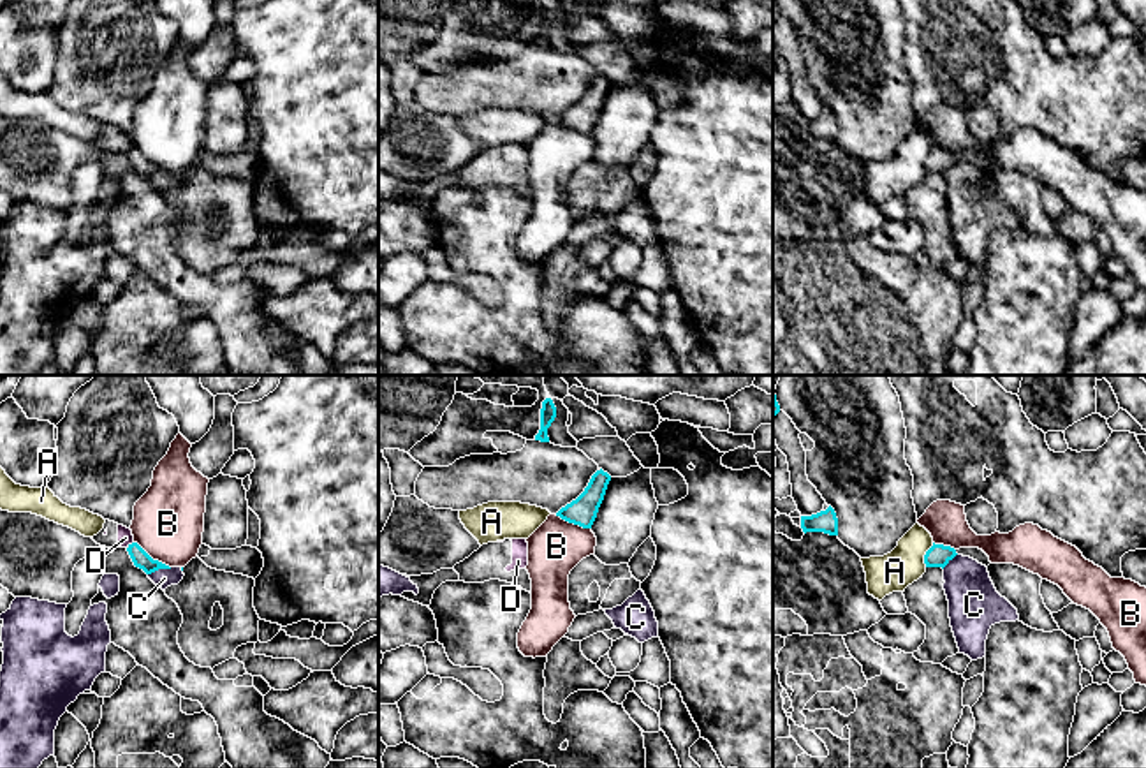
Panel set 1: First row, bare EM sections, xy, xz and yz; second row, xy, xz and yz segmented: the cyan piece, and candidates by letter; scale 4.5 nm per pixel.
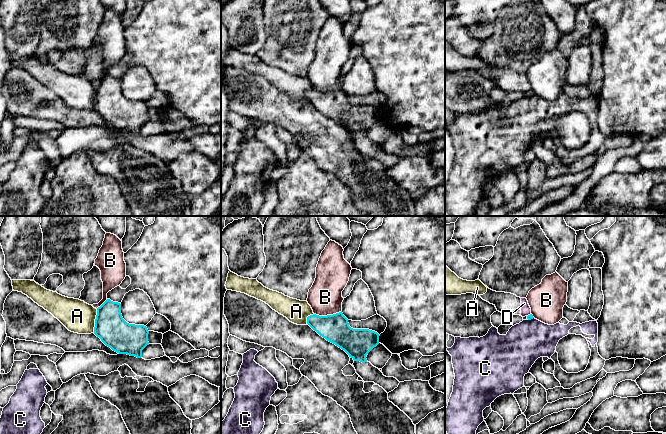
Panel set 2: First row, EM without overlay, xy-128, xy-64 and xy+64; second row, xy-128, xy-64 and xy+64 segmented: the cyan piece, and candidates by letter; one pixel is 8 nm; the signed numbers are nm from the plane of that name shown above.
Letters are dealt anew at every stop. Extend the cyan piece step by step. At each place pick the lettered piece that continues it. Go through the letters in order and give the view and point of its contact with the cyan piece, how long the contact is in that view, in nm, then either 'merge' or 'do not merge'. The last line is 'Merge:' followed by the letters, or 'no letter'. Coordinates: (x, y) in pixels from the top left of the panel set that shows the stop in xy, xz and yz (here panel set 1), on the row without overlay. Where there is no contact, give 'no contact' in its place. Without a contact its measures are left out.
A: yz (925, 161) | 120 nm | do not merge
B: xy (150, 162) | 200 nm | do not merge
C: xy (159, 173) | 120 nm | do not merge
D: xy (131, 150) | 50 nm | do not merge
Merge: no letter

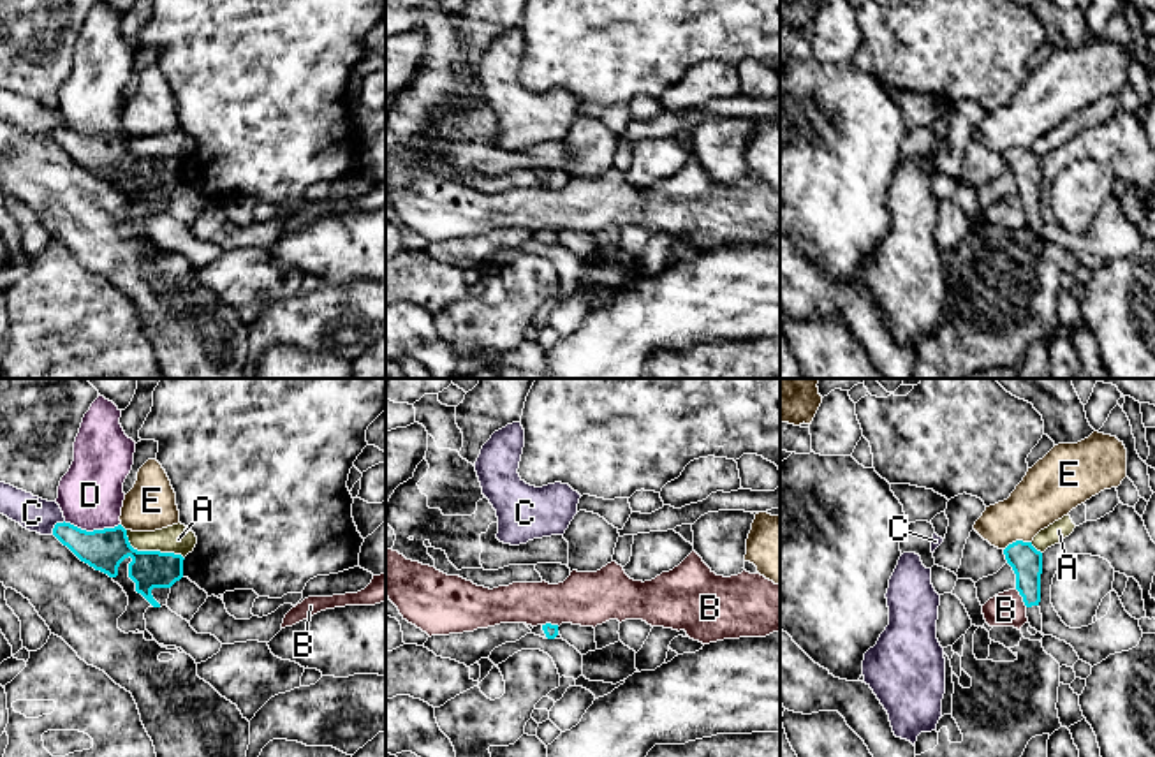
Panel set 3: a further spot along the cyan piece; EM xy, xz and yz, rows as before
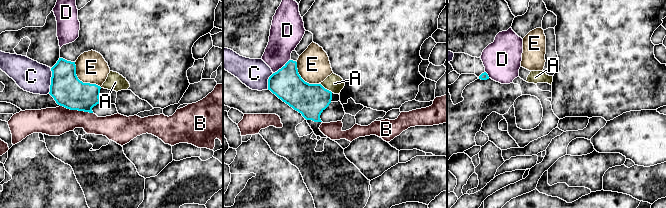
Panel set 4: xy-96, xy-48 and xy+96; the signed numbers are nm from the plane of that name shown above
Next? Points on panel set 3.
A: xy (150, 157) | 300 nm | do not merge
B: yz (1022, 201) | 100 nm | do not merge
C: xy (55, 131) | 90 nm | do not merge
D: xy (94, 136) | 260 nm | do not merge
E: yz (1016, 146) | 130 nm | do not merge
Merge: no letter

